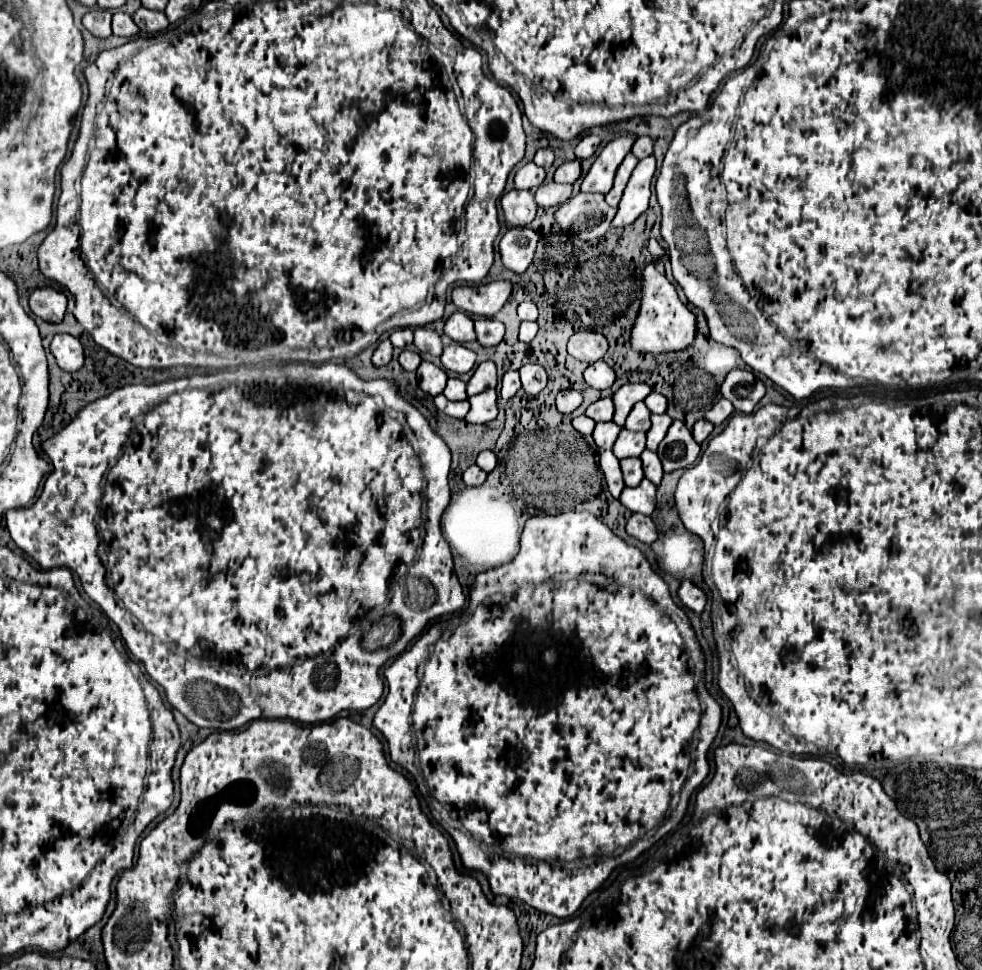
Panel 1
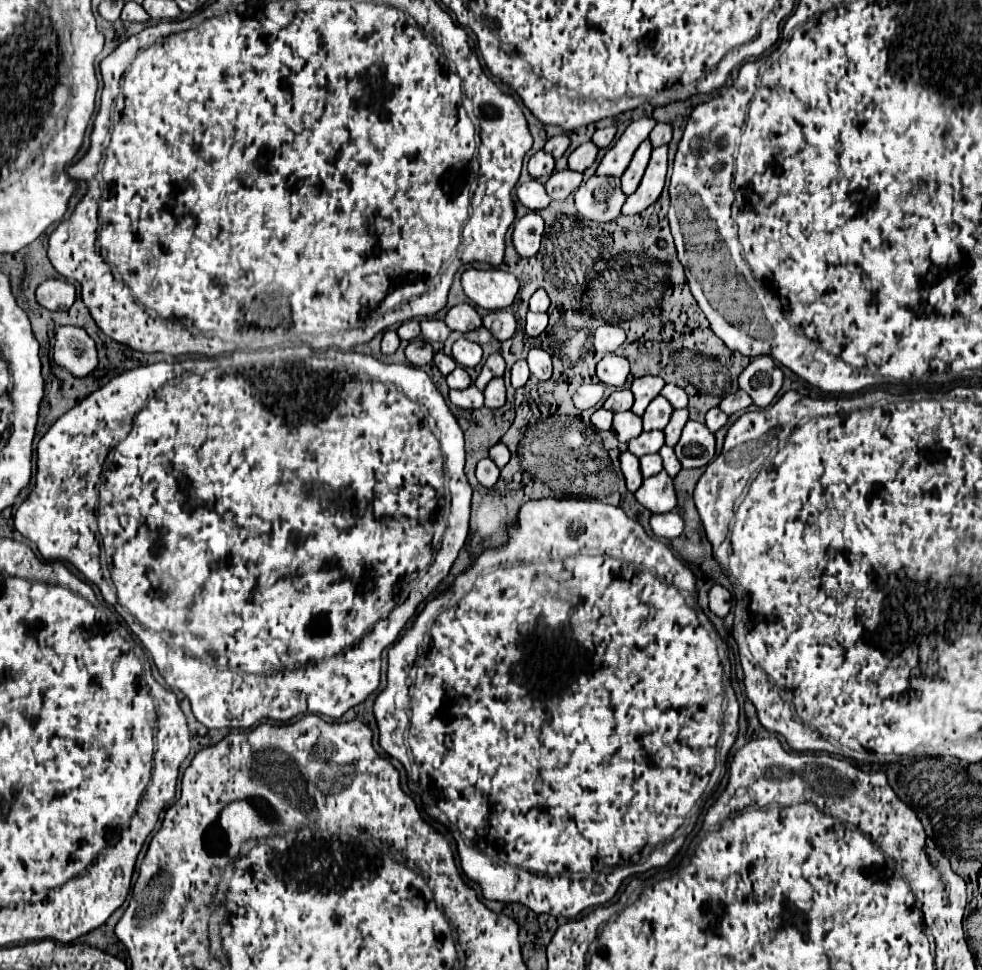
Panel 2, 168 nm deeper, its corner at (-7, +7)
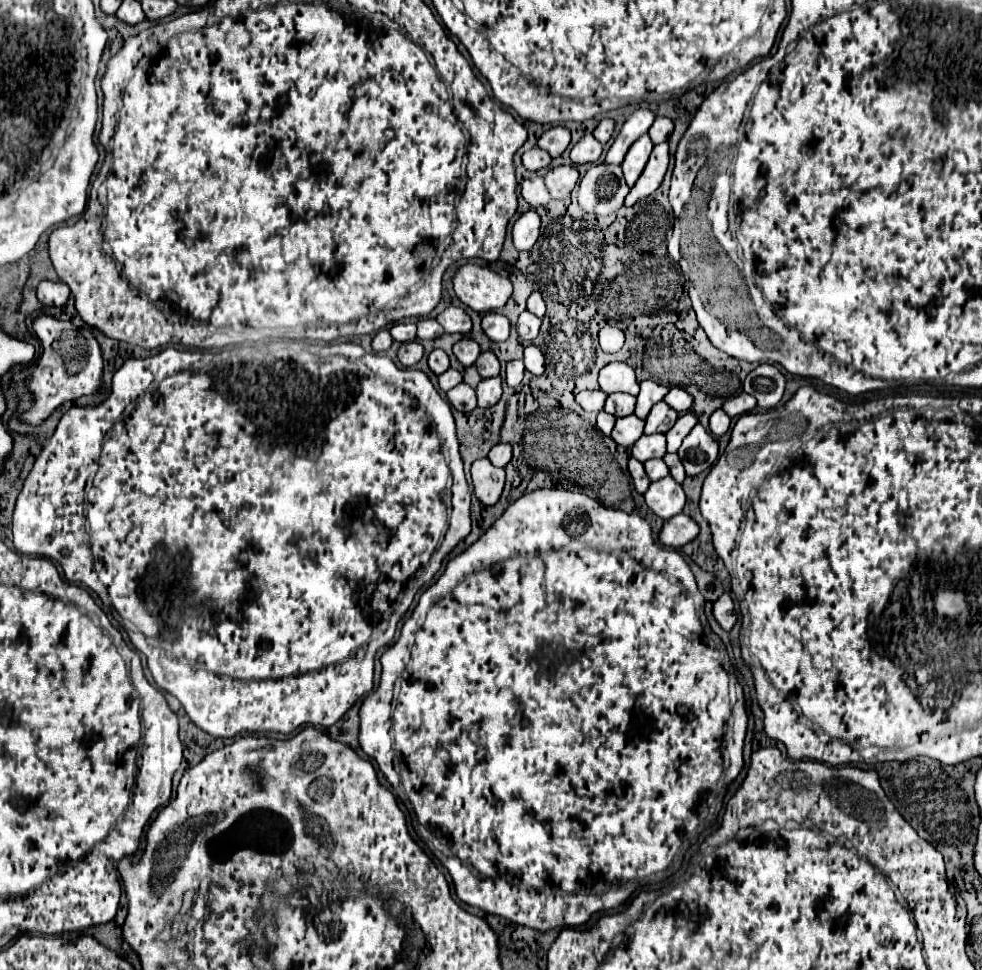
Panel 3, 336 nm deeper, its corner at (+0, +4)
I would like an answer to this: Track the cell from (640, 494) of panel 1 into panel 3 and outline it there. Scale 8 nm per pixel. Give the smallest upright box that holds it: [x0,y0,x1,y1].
[645,476,685,520]

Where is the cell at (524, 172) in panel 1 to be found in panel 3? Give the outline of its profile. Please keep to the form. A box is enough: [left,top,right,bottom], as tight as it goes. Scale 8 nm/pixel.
[523,146,551,172]

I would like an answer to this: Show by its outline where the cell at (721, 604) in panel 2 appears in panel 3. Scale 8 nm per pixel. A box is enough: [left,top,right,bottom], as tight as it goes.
[713,594,737,632]

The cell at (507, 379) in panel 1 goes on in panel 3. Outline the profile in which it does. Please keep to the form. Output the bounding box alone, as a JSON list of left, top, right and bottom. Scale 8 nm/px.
[505,360,525,388]

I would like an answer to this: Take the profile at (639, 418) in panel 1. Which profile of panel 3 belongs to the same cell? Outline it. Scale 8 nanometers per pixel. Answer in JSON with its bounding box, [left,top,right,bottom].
[645,402,677,434]

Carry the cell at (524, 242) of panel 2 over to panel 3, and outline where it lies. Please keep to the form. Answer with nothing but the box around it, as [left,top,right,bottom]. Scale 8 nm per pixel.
[513,208,541,250]

